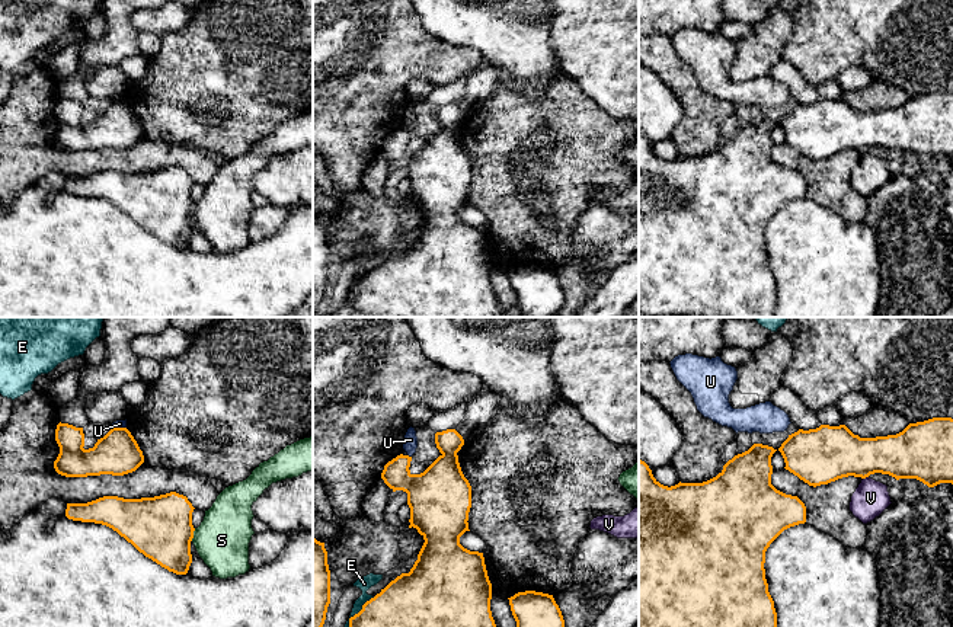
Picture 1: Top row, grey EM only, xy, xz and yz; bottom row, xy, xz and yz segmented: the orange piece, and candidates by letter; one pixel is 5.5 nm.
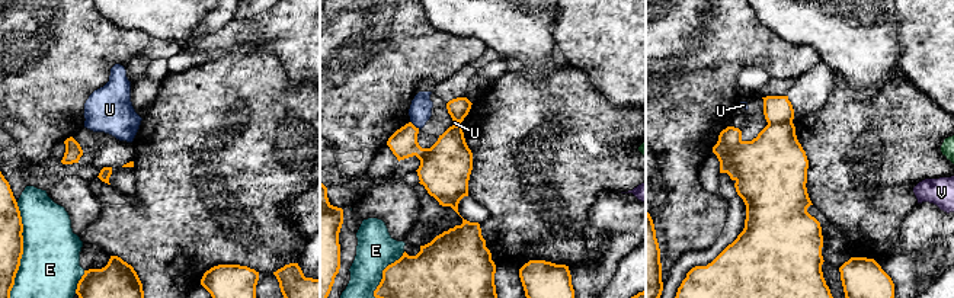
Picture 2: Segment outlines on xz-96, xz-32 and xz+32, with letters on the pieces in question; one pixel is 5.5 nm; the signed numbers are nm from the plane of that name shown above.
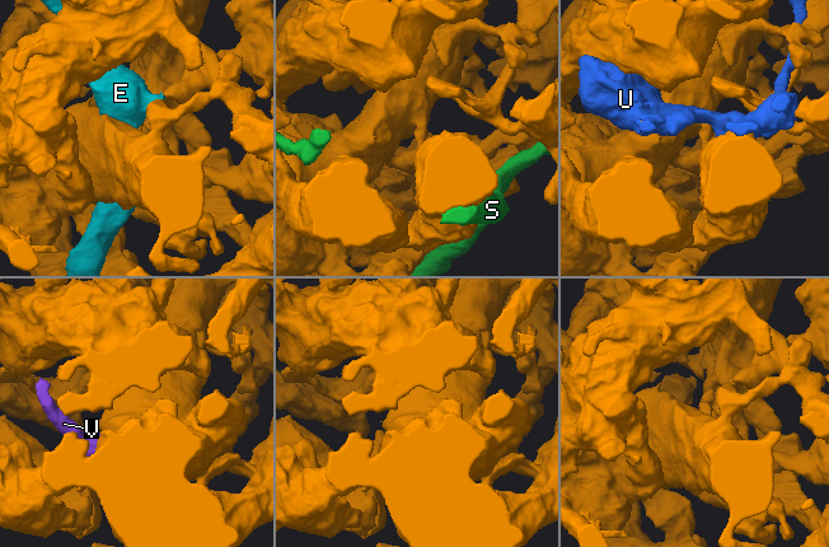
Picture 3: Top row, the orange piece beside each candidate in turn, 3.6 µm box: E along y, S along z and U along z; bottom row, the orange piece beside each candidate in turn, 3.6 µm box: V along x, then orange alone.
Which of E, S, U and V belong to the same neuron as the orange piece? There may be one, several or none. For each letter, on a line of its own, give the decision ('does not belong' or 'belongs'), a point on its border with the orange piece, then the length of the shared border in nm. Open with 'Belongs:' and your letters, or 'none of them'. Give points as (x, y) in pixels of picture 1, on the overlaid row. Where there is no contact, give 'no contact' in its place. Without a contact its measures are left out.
Belongs: none of them
E: does not belong | xz (360, 611) | 220 nm
S: does not belong | xy (192, 534) | 80 nm
U: does not belong | xz (408, 456) | 30 nm
V: does not belong | yz (864, 477) | 40 nm

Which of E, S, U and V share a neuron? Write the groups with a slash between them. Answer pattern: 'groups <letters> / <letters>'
groups E / S / U / V

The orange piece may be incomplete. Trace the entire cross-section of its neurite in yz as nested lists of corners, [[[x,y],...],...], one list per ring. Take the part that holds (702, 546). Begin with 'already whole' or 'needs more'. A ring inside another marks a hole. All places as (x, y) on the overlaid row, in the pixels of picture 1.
already whole | [[[754,444],[729,460],[716,477],[703,483],[679,482],[671,487],[661,484],[639,458],[639,627],[777,627],[777,612],[765,579],[765,551],[784,530],[806,522],[806,506],[797,496],[786,495],[771,484],[771,457],[775,451]]]

